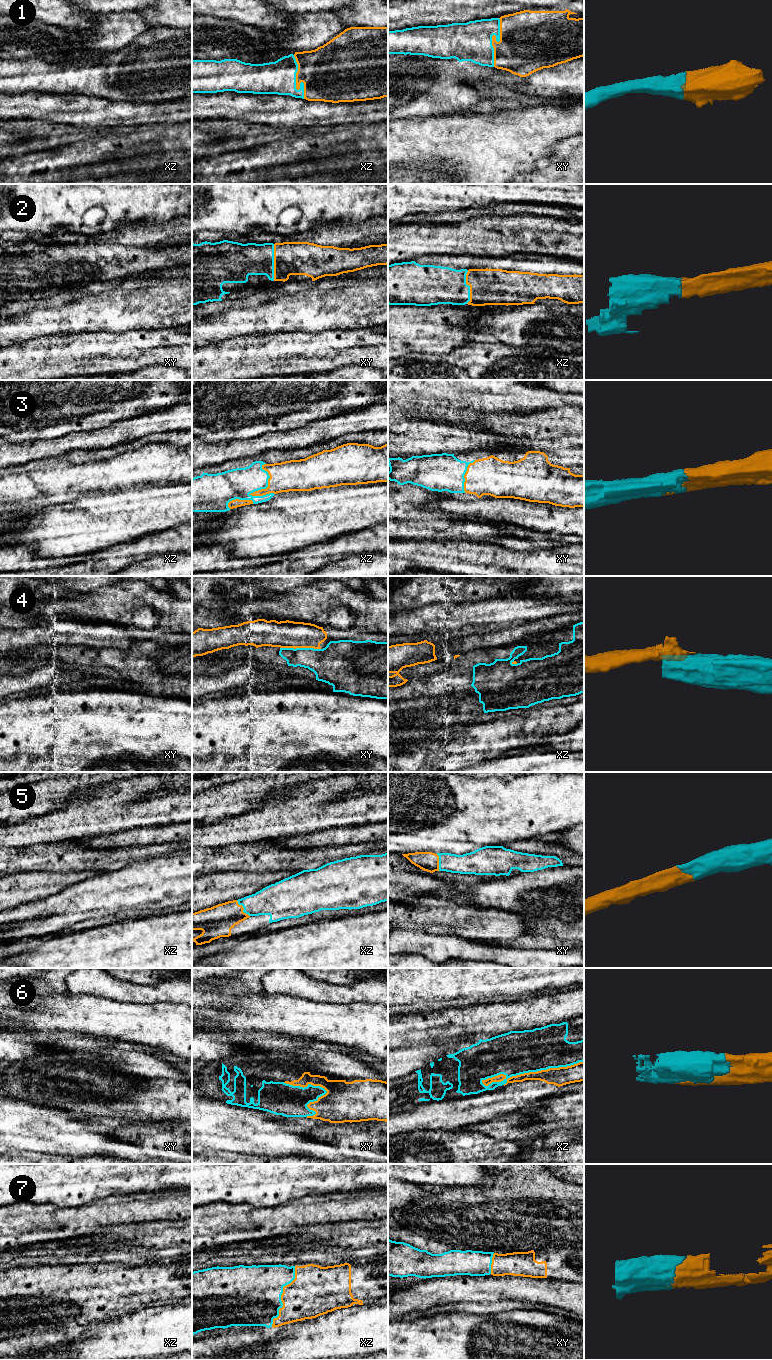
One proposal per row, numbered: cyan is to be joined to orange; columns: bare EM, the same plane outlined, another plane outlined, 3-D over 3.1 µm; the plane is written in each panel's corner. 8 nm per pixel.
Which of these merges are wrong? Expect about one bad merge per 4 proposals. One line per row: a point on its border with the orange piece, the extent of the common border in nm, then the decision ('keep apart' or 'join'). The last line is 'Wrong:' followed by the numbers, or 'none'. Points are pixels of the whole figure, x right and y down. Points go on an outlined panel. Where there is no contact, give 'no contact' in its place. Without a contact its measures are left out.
1: xy (493, 35) | 400 nm | join
2: xy (274, 262) | 300 nm | join
3: xz (268, 483) | 300 nm | join
4: xy (300, 647) | 320 nm | keep apart
5: xz (243, 908) | 170 nm | join
6: xz (532, 1072) | 850 nm | join
7: xz (281, 1296) | 500 nm | join
Wrong: 4

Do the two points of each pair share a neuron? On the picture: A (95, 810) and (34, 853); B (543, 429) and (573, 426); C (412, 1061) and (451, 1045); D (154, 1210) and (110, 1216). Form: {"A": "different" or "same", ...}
{"A": "different", "B": "same", "C": "same", "D": "same"}

